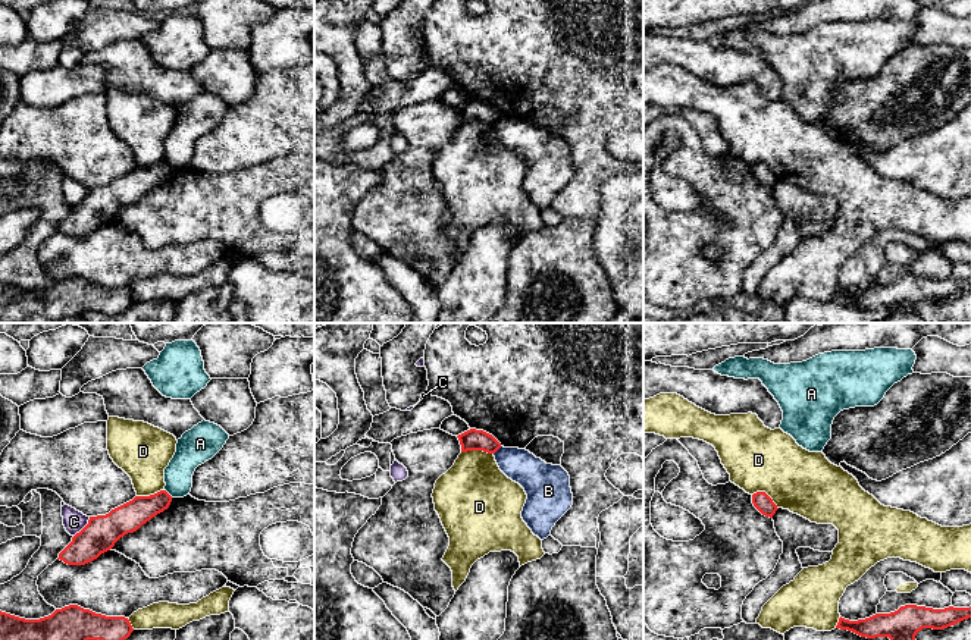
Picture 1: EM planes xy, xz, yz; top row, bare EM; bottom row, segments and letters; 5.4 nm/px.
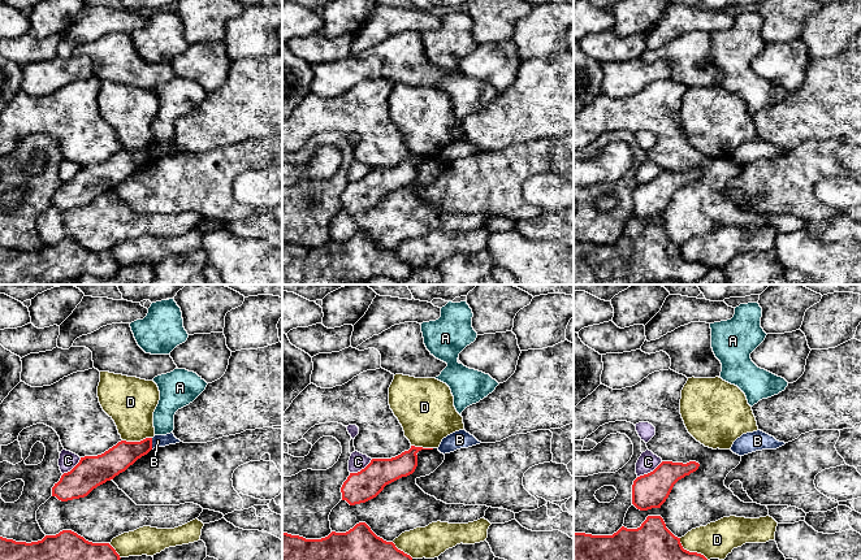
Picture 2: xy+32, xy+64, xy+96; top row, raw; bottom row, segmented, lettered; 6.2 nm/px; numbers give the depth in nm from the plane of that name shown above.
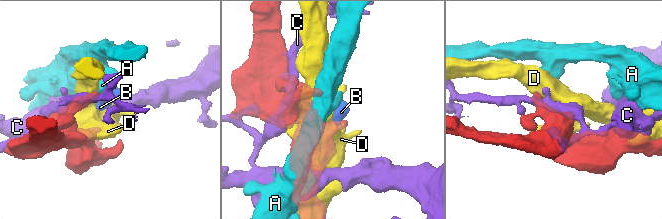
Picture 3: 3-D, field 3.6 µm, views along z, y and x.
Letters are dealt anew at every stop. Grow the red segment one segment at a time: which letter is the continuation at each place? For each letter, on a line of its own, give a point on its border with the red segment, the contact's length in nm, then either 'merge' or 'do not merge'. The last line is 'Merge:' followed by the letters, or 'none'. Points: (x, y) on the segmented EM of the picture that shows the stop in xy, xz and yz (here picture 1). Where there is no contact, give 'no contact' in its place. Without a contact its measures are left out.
A: xy (168, 493) | 60 nm | do not merge
B: xz (497, 449) | 60 nm | do not merge
C: xy (84, 527) | 140 nm | do not merge
D: xz (478, 449) | 180 nm | do not merge
Merge: none

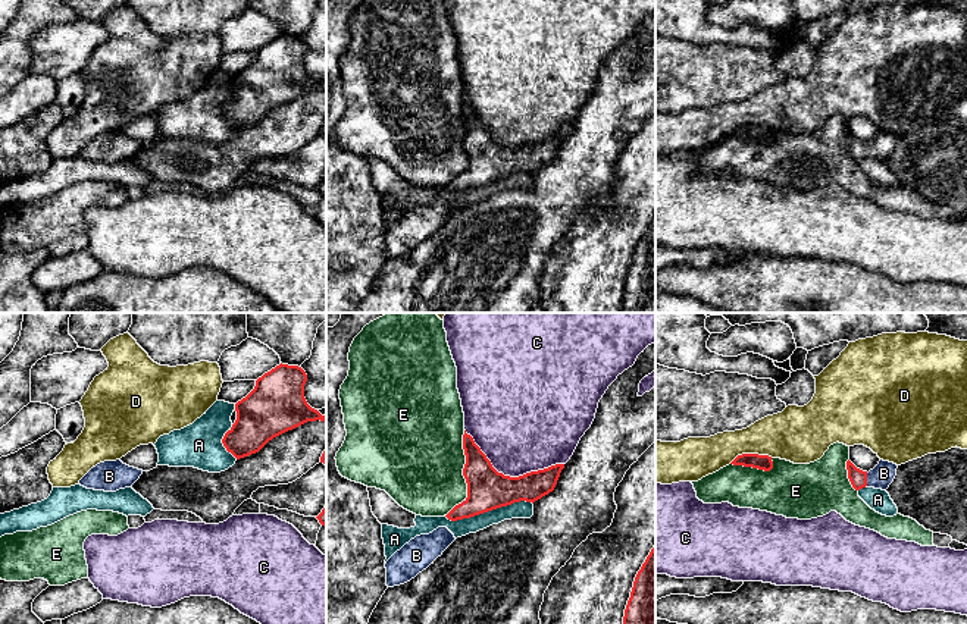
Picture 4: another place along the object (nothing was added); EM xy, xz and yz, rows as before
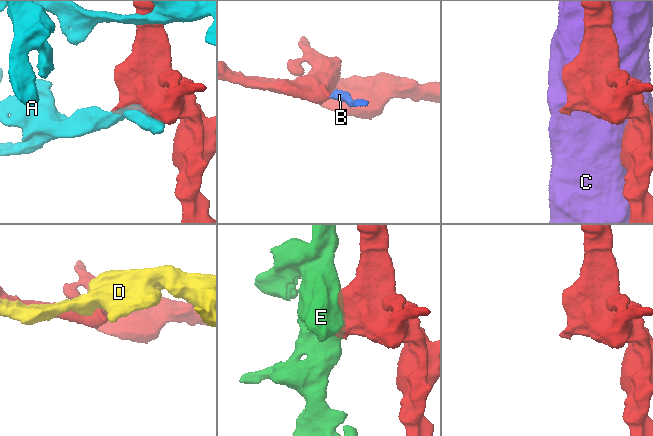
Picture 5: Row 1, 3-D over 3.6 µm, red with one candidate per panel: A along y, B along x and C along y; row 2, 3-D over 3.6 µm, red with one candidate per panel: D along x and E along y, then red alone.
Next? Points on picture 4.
A: xz (488, 510) | 500 nm | do not merge
B: yz (866, 479) | 70 nm | merge
C: xz (509, 476) | 600 nm | do not merge
D: yz (750, 454) | 240 nm | do not merge
E: xz (463, 474) | 480 nm | do not merge
Merge: B

